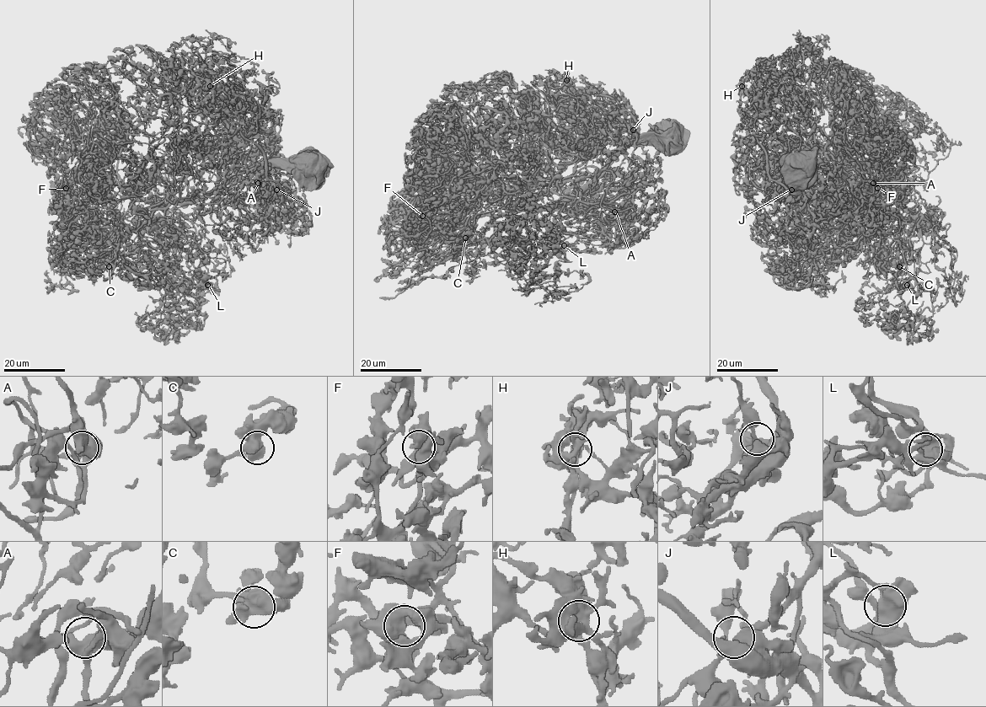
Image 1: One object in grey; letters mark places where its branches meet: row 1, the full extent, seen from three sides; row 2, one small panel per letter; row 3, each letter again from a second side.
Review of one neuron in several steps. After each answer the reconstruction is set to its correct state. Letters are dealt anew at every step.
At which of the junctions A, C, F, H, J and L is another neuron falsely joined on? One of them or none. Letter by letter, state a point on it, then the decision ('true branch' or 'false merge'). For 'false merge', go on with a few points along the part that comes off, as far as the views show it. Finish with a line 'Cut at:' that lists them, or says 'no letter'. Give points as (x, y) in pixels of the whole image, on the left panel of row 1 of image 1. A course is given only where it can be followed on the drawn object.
A: at (258, 183); true branch
C: at (109, 266); true branch
F: at (66, 188); true branch
H: at (210, 86); false merge; foreign part runs (209, 86), (193, 72)
J: at (276, 190); true branch
L: at (207, 285); true branch
Cut at: H

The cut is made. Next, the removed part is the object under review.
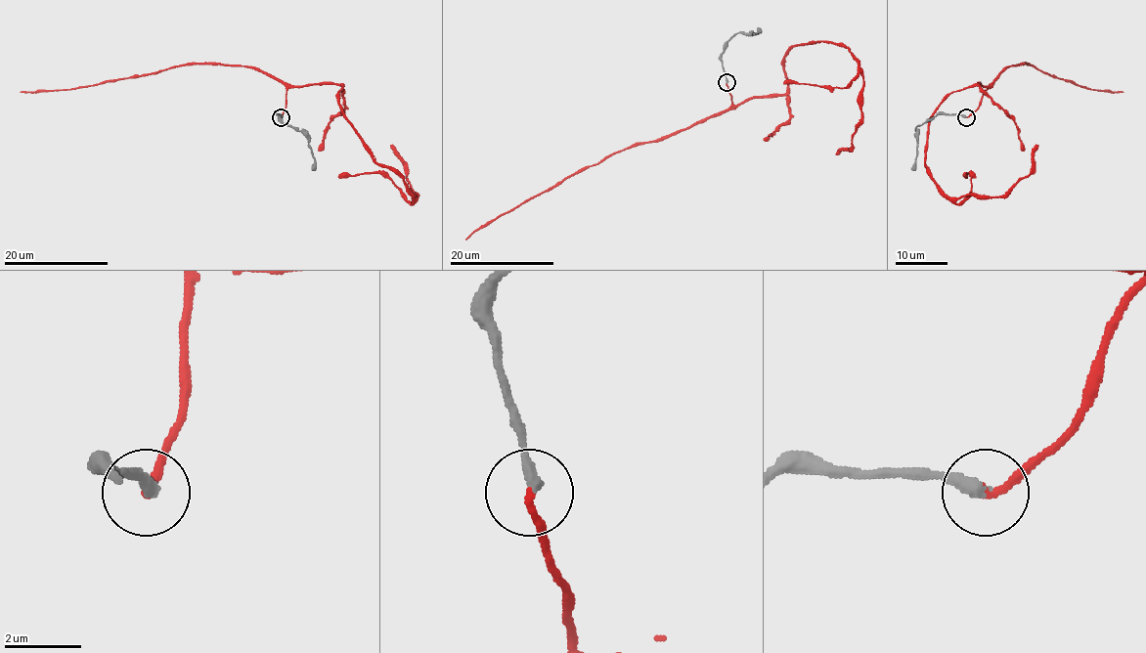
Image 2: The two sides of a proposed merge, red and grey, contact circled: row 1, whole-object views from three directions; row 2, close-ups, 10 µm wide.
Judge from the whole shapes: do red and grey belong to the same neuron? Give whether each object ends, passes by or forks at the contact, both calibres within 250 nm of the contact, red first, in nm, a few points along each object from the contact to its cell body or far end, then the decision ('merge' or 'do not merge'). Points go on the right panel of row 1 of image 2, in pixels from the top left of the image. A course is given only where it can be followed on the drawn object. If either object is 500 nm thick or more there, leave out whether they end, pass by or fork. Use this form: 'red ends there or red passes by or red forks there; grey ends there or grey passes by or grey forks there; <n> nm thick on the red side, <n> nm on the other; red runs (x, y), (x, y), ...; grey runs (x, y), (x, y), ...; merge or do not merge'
red ends there; grey ends there; 200 nm thick on the red side, 320 nm on the other; red runs (966, 116), (987, 87), (951, 92), (930, 120), (927, 174), (950, 197), (1005, 195), (1030, 172), (1036, 144); grey runs (966, 116), (936, 114), (919, 124), (915, 166), (911, 170); merge

